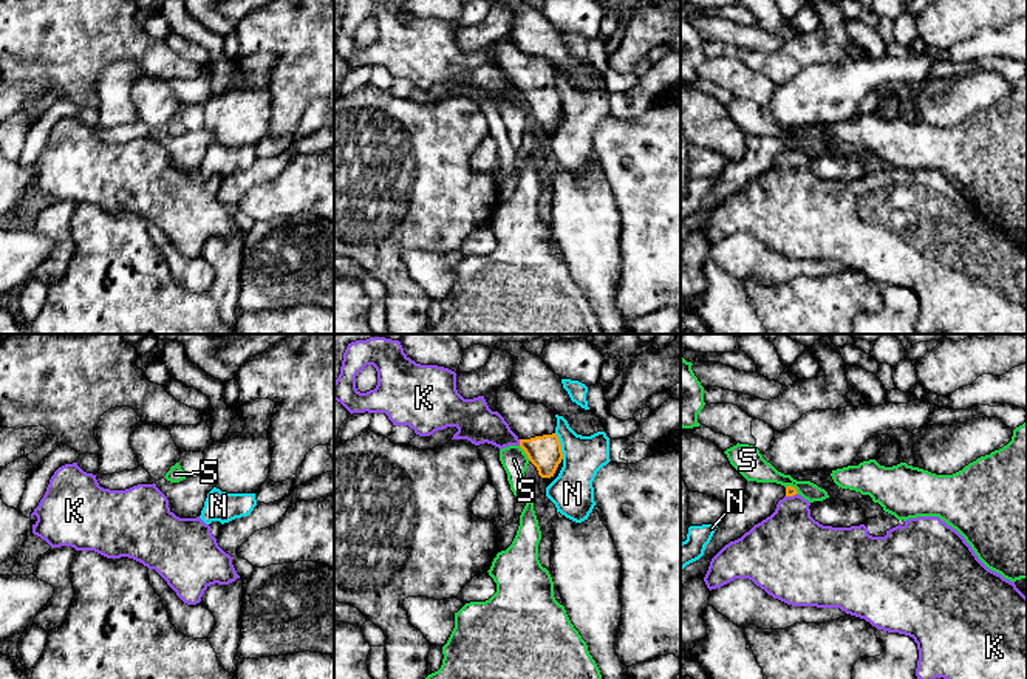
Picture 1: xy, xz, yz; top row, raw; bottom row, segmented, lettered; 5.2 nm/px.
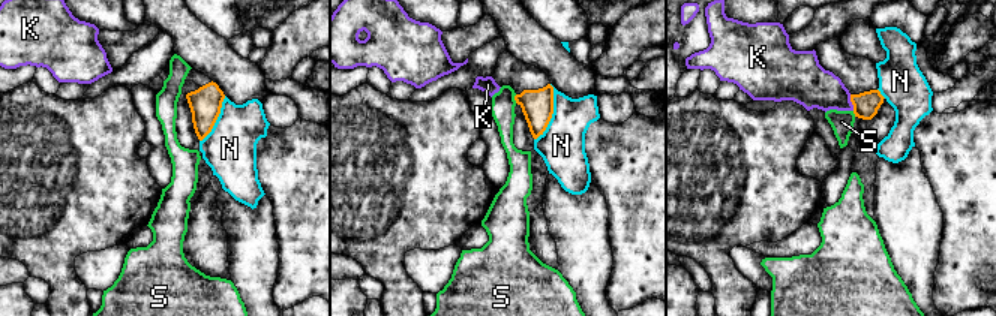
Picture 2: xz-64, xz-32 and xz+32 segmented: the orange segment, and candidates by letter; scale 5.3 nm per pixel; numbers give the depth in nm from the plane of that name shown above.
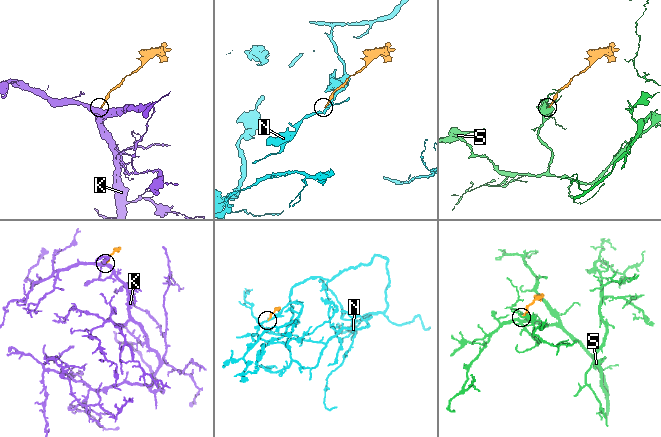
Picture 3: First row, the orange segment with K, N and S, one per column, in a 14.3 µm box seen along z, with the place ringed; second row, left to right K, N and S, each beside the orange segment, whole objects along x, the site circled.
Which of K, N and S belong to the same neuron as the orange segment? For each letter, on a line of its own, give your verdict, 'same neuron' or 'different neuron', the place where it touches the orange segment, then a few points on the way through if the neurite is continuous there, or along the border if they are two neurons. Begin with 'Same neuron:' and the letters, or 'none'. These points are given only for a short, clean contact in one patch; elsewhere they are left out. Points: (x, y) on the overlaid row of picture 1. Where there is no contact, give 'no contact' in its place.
Same neuron: none
K: different neuron | xz (520, 443) | along xz (518, 440), (520, 444)
N: different neuron | xz (560, 446)
S: different neuron | xz (525, 452) | along xz (518, 446), (529, 460)

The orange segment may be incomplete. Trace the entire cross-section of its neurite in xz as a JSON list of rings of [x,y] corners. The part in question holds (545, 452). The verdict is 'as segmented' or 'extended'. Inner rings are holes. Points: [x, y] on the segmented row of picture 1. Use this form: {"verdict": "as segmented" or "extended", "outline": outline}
{"verdict": "extended", "outline": [[[510,384],[496,390],[498,413],[518,436],[520,447],[537,467],[541,478],[554,476],[563,459],[561,444],[555,435],[557,418],[543,404],[534,404],[518,396]]]}

